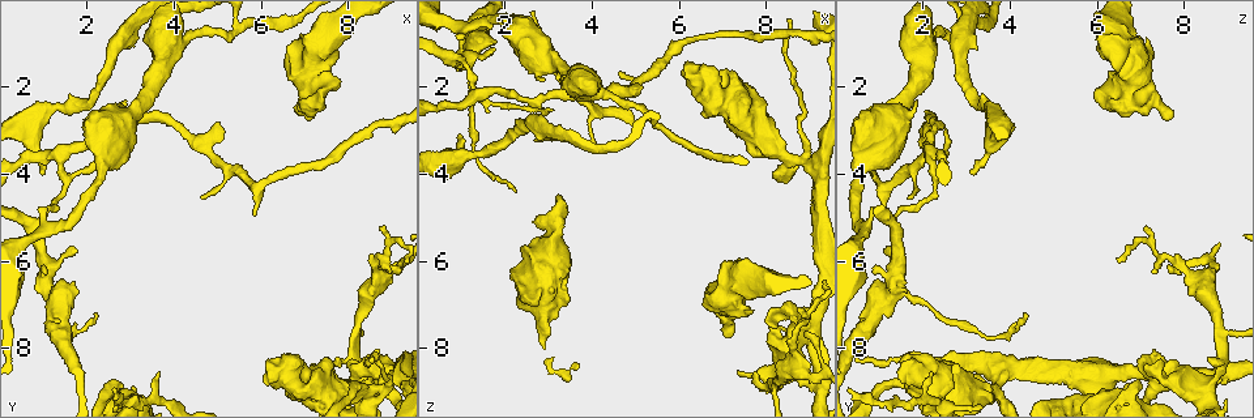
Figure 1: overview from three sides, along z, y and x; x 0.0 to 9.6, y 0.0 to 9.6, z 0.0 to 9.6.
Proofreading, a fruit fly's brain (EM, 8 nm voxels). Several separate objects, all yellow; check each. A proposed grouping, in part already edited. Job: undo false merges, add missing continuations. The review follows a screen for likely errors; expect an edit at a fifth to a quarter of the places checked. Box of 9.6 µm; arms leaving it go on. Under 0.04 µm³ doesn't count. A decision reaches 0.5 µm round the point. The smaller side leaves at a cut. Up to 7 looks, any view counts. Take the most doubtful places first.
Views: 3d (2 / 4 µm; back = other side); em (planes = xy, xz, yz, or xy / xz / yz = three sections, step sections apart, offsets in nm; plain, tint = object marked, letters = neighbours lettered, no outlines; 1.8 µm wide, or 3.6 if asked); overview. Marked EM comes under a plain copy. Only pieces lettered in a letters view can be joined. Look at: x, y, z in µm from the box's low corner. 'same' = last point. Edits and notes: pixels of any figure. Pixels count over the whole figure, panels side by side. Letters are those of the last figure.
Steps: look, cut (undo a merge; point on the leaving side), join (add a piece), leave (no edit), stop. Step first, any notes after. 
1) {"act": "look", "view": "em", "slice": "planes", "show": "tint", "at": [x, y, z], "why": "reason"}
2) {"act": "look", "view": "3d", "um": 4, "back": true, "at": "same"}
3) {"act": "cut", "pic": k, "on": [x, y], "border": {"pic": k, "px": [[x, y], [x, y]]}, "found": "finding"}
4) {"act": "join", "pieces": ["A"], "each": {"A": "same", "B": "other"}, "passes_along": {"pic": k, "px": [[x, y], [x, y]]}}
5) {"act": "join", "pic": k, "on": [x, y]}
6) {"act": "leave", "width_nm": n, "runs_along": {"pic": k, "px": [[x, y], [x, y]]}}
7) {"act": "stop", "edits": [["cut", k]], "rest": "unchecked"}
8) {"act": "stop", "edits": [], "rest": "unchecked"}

{"act": "look", "view": "3d", "um": 4, "at": [5.35, 0.75, 2.80], "why": "side arm on a straight run"}

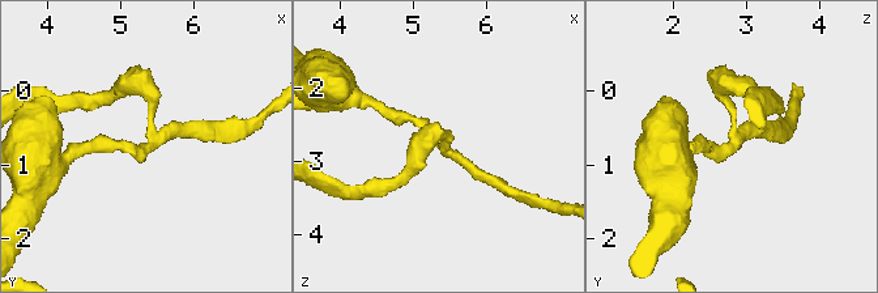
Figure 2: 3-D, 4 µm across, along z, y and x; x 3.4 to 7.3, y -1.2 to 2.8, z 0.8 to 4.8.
{"act": "look", "view": "em", "um": 3.6, "slice": "planes", "show": "letters", "at": [5.40, 0.65, 2.80]}

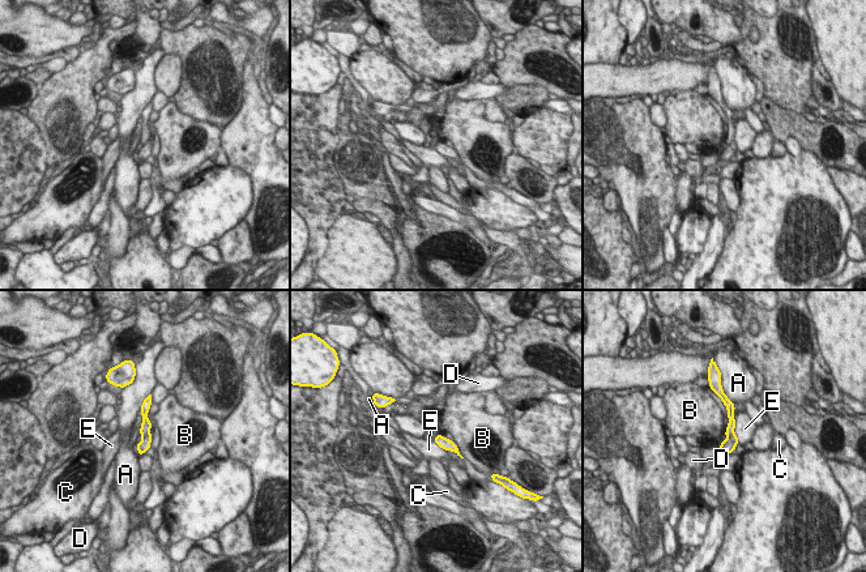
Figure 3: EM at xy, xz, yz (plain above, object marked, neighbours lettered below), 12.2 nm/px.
{"act": "cut", "pic": 3, "on": [730, 427], "width_nm": 140, "each": {"A": "other", "B": "other", "C": "other", "D": "other", "E": "other"}, "found": "a second cell is stuck on"}

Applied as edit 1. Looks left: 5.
{"act": "look", "view": "em", "slice": "planes", "show": "letters", "at": [8.90, 8.55, 7.50], "why": "three-way junction"}

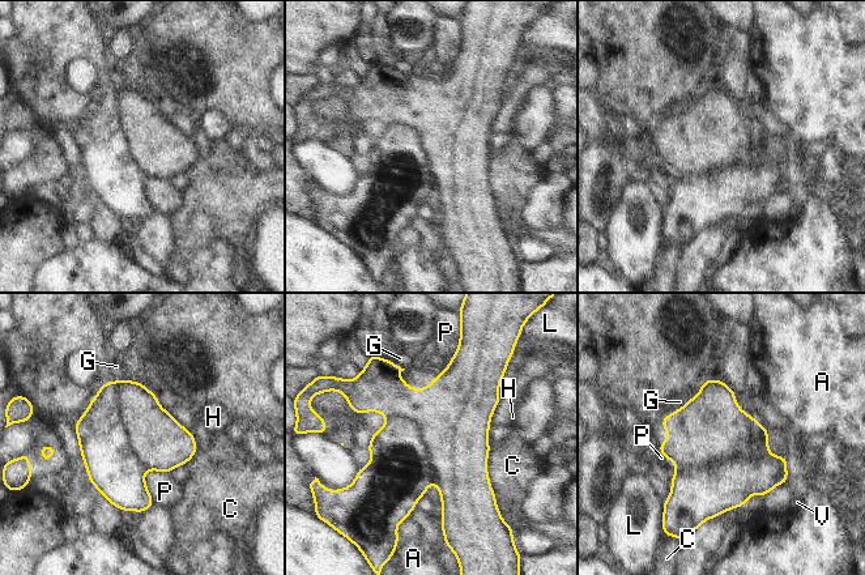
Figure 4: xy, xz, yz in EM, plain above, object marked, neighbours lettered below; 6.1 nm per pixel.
{"act": "cut", "pic": 4, "on": [725, 485], "each": {"A": "other", "C": "other", "G": "other", "H": "other", "L": "other", "P": "other", "V": "other"}, "border": {"pic": 4, "px": [[754, 420], [748, 455], [680, 471]]}, "found": "two cells meet here"}

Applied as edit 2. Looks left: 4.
{"act": "stop", "edits": [["cut", 3], ["cut", 4]], "rest": "unchecked"}

